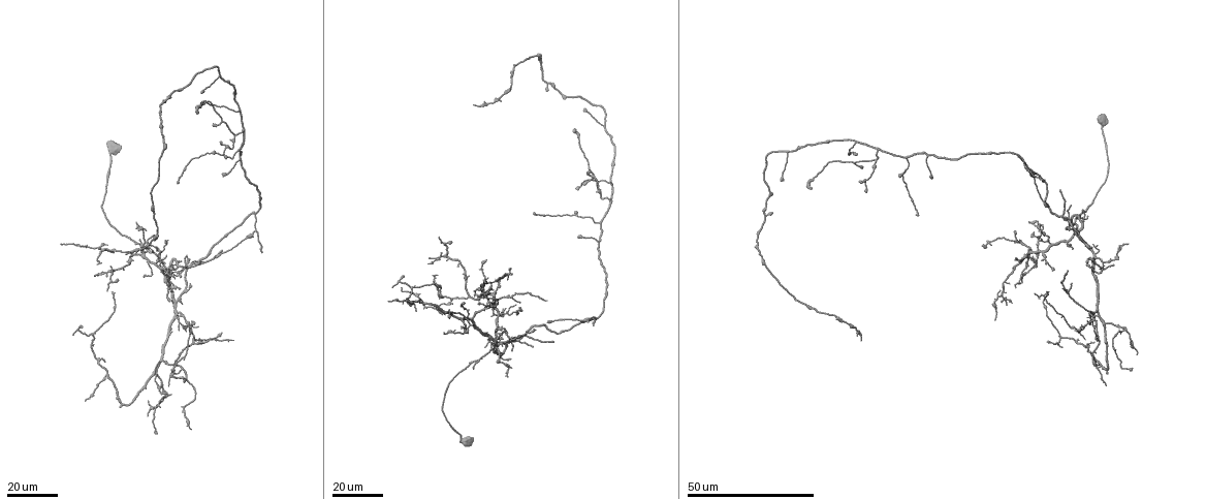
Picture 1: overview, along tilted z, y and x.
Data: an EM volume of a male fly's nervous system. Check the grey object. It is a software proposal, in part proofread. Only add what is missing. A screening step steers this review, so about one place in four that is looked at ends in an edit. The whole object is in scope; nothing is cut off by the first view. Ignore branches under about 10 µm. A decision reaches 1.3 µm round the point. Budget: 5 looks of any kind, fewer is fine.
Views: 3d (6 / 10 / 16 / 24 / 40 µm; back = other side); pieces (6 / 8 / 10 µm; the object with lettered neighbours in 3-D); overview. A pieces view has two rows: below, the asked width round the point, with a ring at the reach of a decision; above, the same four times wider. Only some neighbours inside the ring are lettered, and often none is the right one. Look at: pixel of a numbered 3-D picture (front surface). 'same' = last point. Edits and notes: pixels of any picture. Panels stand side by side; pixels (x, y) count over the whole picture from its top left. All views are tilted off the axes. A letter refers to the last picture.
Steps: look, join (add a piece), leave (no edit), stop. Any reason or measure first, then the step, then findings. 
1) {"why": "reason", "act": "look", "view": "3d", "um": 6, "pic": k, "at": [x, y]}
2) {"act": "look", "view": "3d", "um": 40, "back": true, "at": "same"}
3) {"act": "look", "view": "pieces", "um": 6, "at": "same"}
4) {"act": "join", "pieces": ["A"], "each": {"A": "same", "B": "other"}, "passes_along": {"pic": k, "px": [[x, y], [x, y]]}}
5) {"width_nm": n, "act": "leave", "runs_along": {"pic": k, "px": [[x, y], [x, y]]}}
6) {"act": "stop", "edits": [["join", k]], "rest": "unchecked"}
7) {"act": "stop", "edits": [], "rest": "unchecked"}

{"why": "an open end", "act": "look", "view": "3d", "um": 24, "pic": 1, "at": [593, 324]}

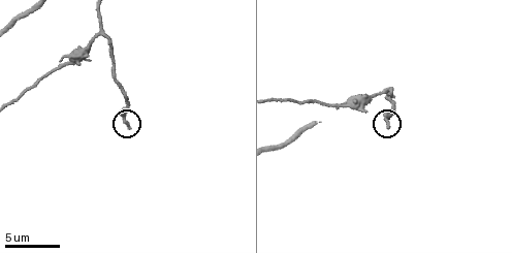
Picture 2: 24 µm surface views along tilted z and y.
{"act": "look", "view": "pieces", "um": 6, "pic": 2, "at": [127, 128]}

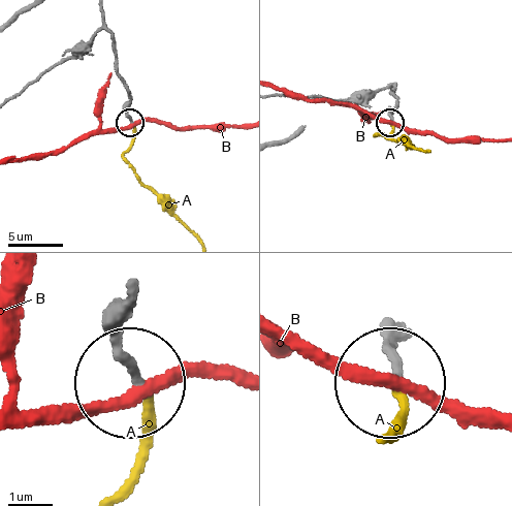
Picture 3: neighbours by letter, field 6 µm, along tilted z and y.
{"width_nm": 180, "act": "join", "pieces": ["A"], "each": {"A": "same", "B": "other"}, "passes_along": {"pic": 3, "px": [[130, 291], [118, 328], [146, 430], [128, 482]]}, "found": "the neuron continues"}

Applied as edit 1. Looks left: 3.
{"why": "branch stops here", "act": "look", "view": "3d", "um": 16, "pic": 1, "at": [1060, 190]}

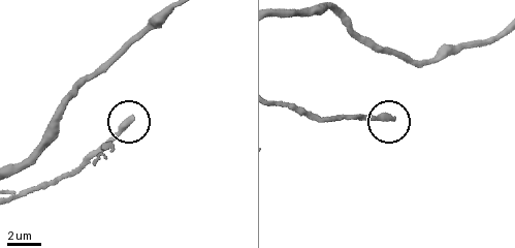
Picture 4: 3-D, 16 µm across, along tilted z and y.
{"why": "what lies round it", "act": "look", "view": "pieces", "um": 6, "pic": 4, "at": [393, 119]}

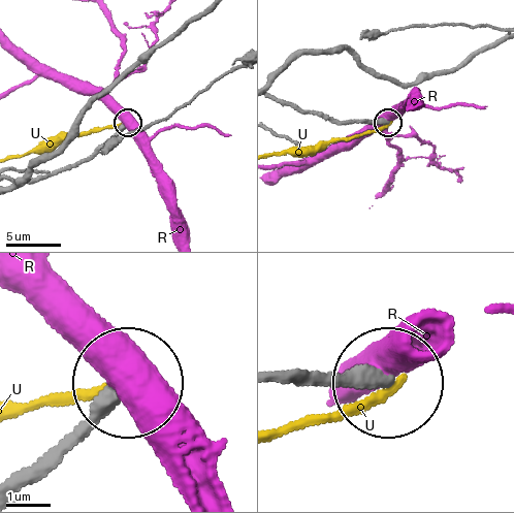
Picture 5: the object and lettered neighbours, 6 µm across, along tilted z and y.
{"act": "leave", "each": {"R": "other", "U": "other"}, "runs_along": {"pic": 5, "px": [[321, 380], [381, 385]]}, "found": "no lettered piece goes on from it"}

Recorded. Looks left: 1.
{"act": "stop", "edits": [["join", 3]], "rest": "unchecked"}

